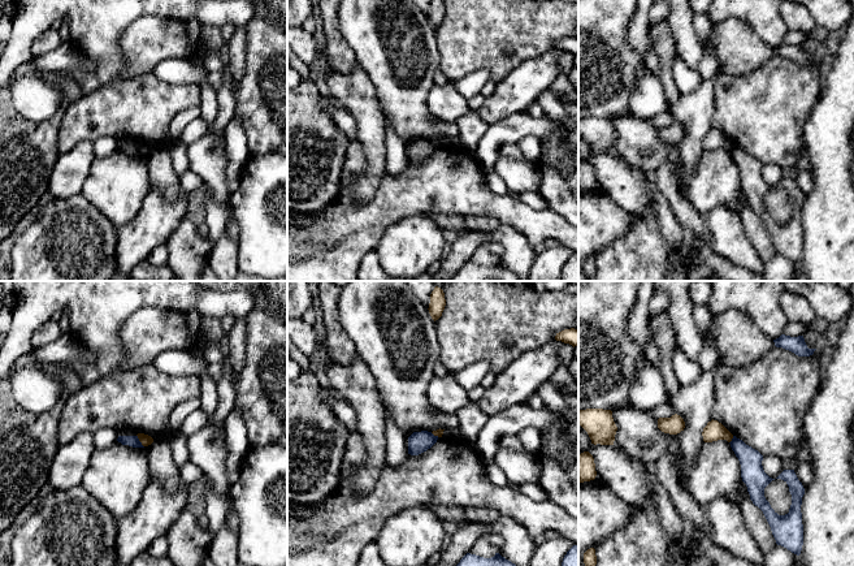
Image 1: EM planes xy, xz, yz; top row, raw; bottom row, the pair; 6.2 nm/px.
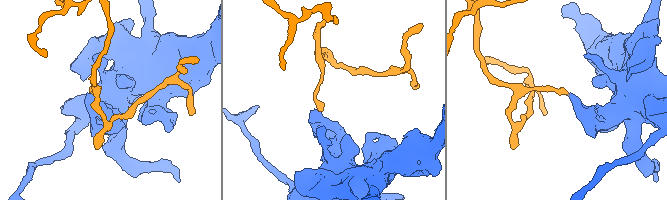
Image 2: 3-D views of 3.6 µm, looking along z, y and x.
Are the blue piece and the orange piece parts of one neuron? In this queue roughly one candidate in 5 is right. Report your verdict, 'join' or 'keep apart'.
keep apart

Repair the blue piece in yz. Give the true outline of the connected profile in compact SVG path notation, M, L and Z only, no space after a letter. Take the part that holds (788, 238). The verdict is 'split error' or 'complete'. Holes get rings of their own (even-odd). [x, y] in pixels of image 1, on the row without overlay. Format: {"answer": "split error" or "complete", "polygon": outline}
{"answer": "complete", "polygon": "M733 144L729 152L740 169L741 186L747 195L750 208L763 220L776 252L799 264L803 254L801 213L805 196L798 189L794 178L784 178L776 186L788 193L792 203L789 221L785 224L779 224L764 206L764 196L775 187L770 186L764 181L762 174L763 164L736 144Z"}

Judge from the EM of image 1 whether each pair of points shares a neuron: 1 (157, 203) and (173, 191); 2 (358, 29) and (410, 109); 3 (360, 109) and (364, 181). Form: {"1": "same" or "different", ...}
{"1": "different", "2": "same", "3": "same"}

